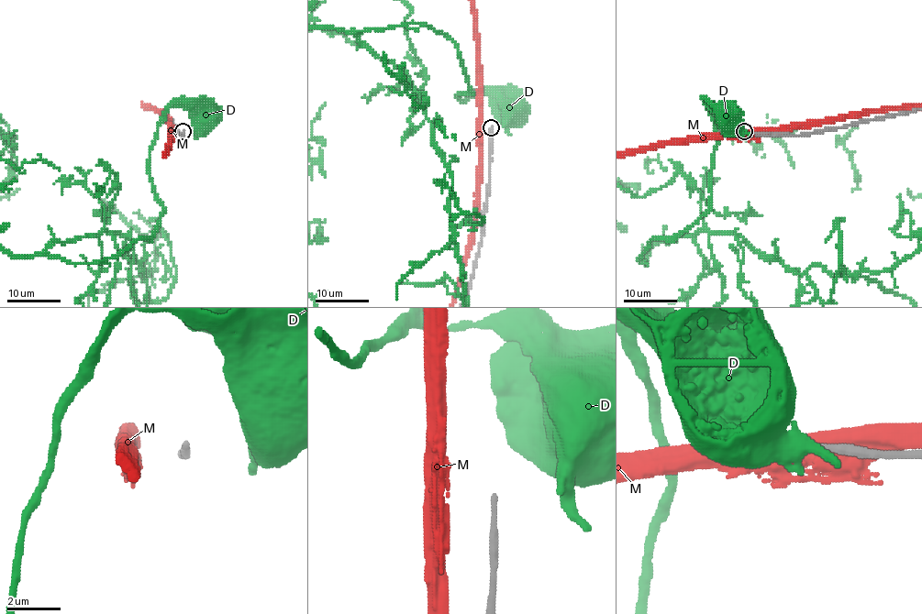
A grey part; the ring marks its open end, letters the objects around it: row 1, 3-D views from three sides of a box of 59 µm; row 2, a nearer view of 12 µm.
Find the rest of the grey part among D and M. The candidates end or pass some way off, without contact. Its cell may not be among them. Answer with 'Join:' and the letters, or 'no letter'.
Join: no letter

